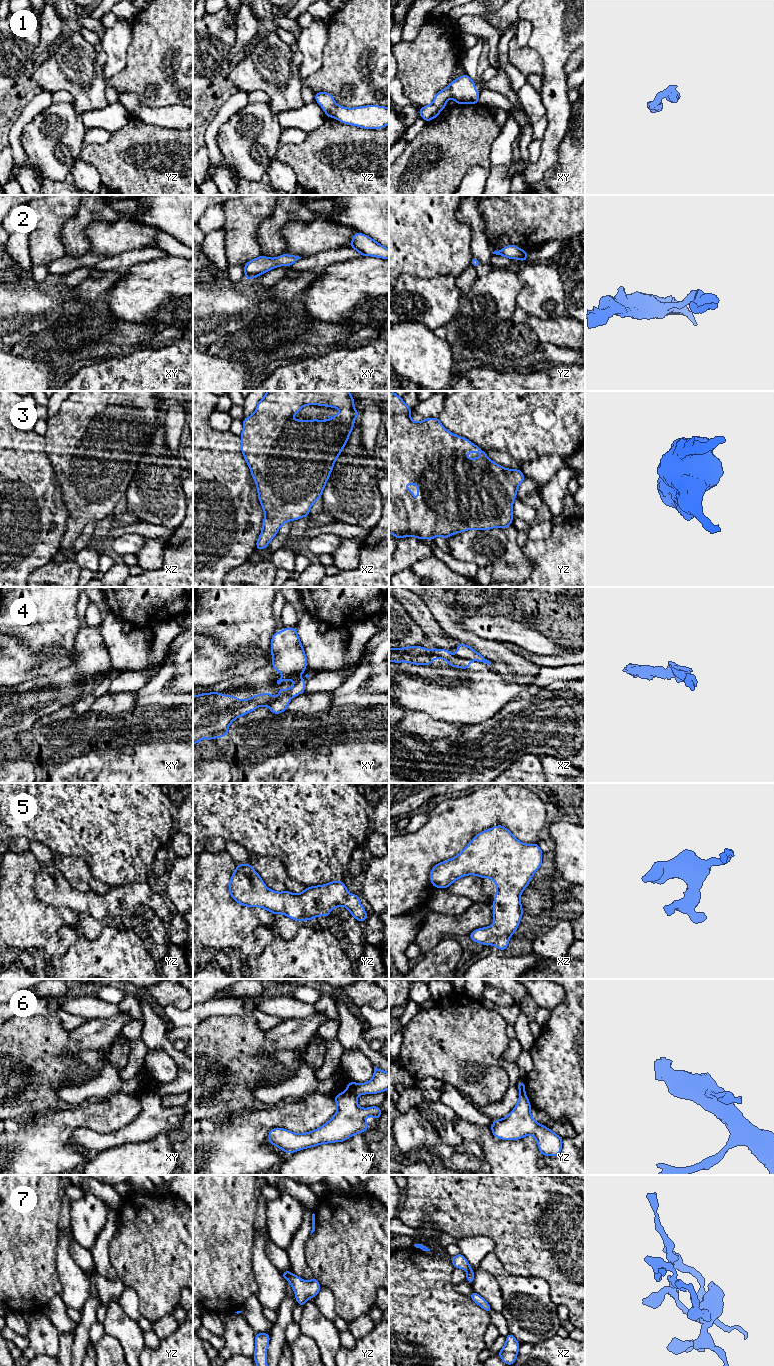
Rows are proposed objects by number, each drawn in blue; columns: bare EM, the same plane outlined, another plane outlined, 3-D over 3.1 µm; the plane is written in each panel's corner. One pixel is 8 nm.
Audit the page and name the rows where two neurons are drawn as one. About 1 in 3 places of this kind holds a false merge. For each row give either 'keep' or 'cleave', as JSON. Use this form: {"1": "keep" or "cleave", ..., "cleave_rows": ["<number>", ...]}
{"1": "keep", "2": "keep", "3": "keep", "4": "cleave", "5": "keep", "6": "cleave", "7": "cleave", "cleave_rows": ["4", "6", "7"]}

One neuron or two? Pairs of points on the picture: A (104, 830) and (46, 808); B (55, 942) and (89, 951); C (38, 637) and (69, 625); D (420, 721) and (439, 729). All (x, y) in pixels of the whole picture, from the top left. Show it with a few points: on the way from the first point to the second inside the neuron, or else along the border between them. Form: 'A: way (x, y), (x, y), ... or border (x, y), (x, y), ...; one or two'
A: way (90, 816), (82, 808), (60, 808); one
B: border (92, 939), (80, 936), (65, 952), (57, 966); two
C: way (46, 629), (50, 625), (61, 625); one
D: way (425, 726), (428, 729), (434, 729); one

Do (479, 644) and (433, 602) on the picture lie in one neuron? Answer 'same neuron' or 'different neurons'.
same neuron

